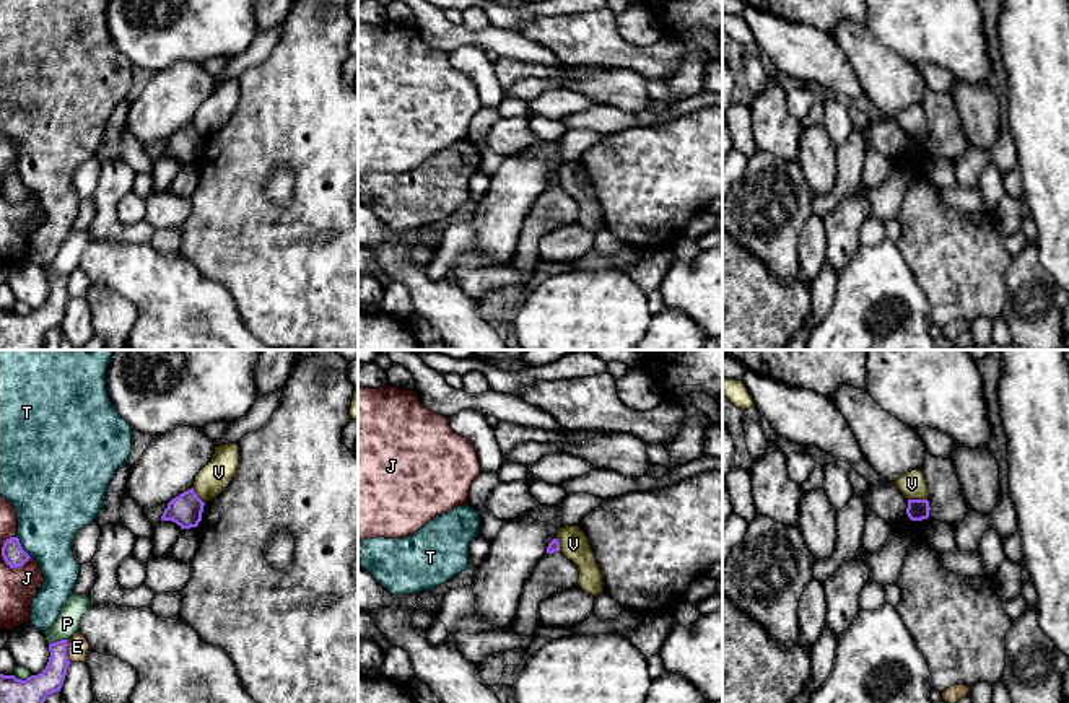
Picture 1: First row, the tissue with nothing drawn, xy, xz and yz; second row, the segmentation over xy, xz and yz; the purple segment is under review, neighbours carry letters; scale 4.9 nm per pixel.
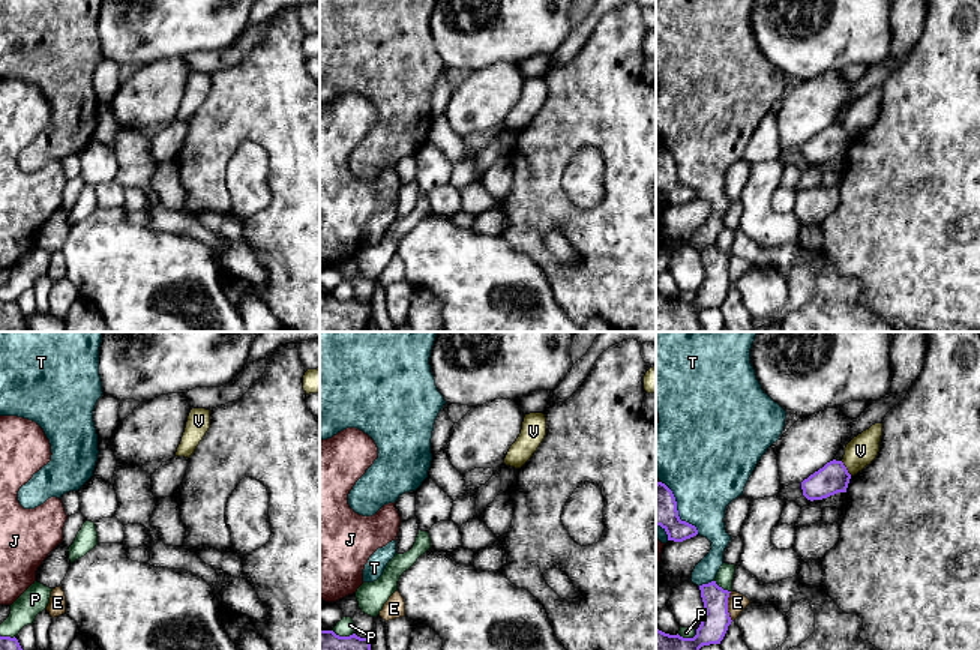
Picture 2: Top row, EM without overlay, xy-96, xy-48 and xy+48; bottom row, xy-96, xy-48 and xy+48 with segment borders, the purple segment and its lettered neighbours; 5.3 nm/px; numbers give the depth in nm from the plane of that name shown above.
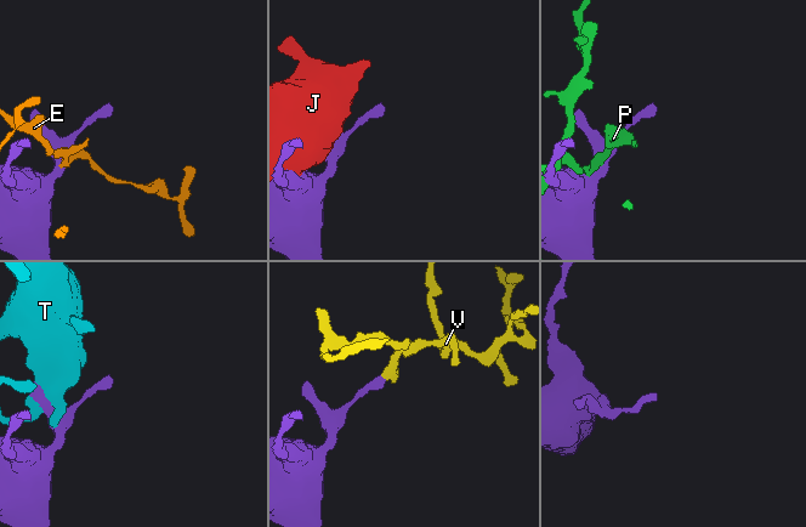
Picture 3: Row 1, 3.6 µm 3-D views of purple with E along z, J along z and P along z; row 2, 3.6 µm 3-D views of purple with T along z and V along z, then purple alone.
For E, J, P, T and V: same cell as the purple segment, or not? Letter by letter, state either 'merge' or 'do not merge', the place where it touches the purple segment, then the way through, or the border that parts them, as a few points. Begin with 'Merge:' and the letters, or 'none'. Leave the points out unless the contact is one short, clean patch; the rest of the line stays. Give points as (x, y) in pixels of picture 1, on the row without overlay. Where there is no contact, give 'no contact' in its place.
Merge: none
E: do not merge | xy (65, 287)
J: do not merge | xy (8, 200)
P: do not merge | xy (57, 277)
T: do not merge | xy (21, 183)
V: do not merge | yz (918, 135) | along yz (908, 134), (926, 135)

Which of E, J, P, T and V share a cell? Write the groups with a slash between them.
E / J / P / T / V

